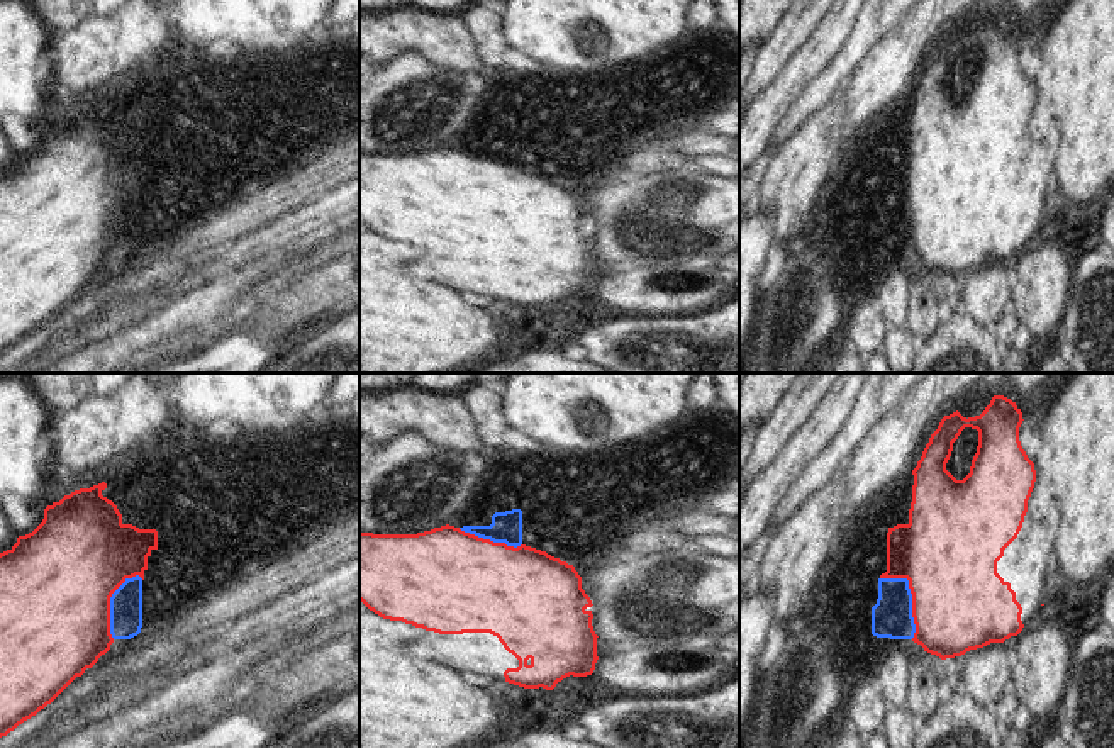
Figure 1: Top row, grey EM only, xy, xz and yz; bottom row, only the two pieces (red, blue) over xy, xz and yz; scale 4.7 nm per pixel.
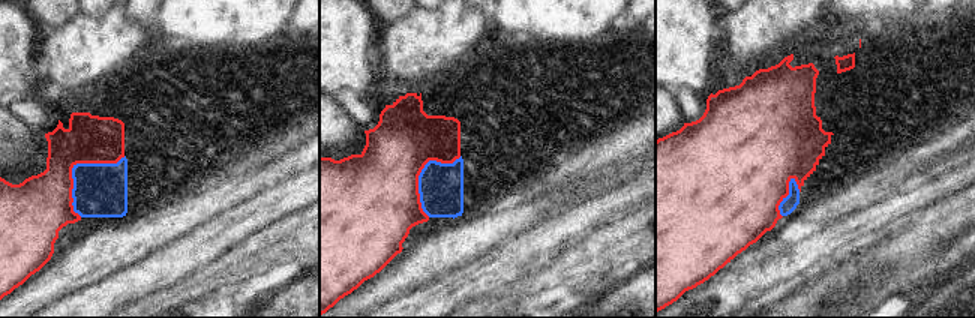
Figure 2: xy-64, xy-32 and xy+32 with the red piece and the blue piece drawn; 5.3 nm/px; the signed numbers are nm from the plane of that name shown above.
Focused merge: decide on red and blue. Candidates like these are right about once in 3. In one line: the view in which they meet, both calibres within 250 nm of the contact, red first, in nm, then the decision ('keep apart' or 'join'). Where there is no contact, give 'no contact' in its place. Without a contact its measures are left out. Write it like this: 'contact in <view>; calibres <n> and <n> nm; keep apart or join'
contact in yz; calibres 460 and 190 nm; join

